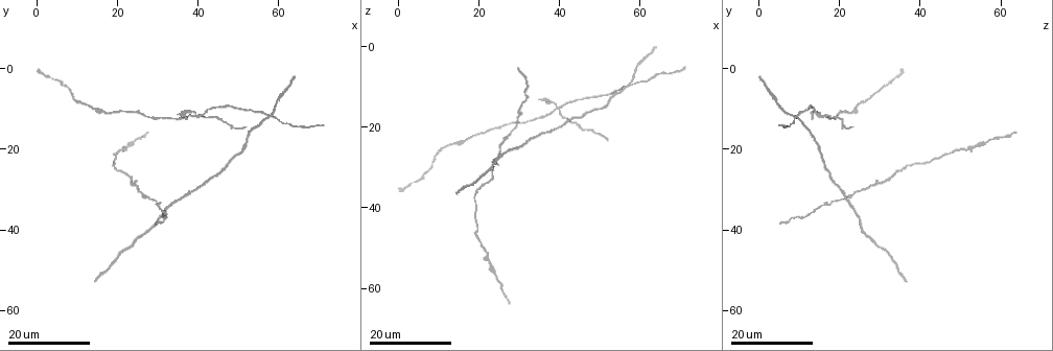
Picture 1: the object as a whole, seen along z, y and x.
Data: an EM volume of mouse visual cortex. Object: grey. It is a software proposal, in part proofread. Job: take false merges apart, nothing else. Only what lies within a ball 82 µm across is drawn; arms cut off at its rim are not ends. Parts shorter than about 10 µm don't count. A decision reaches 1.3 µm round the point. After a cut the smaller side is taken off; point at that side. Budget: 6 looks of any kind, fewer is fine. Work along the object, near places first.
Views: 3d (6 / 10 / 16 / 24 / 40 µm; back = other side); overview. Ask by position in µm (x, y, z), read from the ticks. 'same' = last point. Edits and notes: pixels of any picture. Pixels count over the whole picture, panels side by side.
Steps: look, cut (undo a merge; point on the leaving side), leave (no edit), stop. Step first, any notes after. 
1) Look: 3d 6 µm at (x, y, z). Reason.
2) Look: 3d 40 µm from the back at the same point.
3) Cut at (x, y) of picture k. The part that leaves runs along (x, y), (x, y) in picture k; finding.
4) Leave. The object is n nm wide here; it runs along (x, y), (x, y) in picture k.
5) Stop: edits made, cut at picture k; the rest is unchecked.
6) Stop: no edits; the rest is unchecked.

Look: 3d 16 µm at (58.0, 11.5, 9.0). Four-way junction.

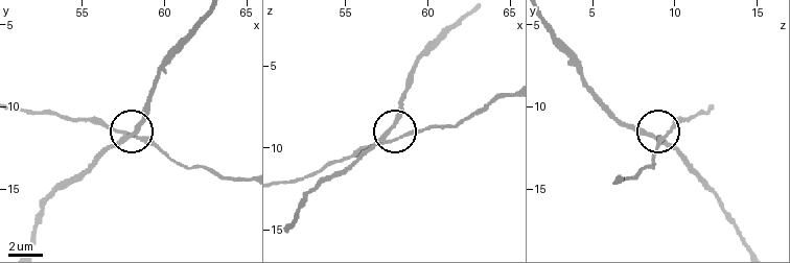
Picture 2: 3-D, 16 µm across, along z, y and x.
Look: 3d 6 µm at (57.5, 12.0, 9.4).

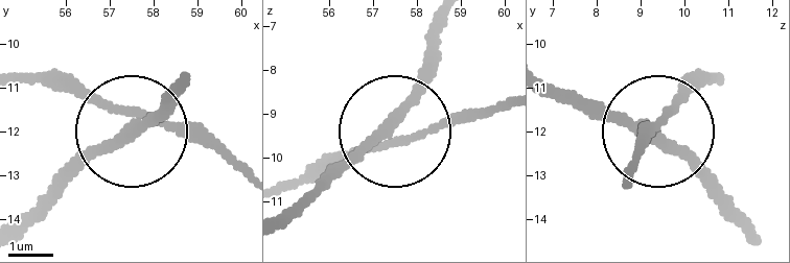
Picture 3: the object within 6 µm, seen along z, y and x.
Leave. 4 arms meet here; one cell here.

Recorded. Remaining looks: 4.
Look: 3d 16 µm at (39.5, 11.5, 16.0). Looks like a crossing.

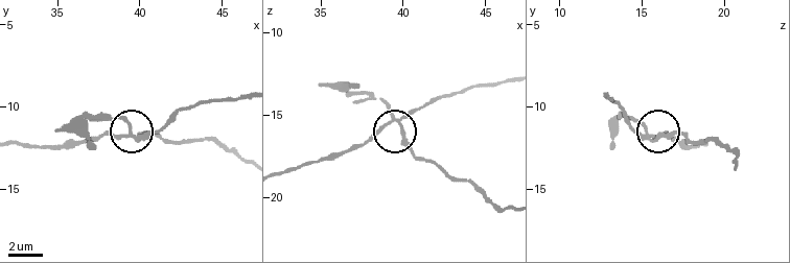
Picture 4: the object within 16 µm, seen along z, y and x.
Look: 3d 10 µm at (40.0, 11.9, 15.8).

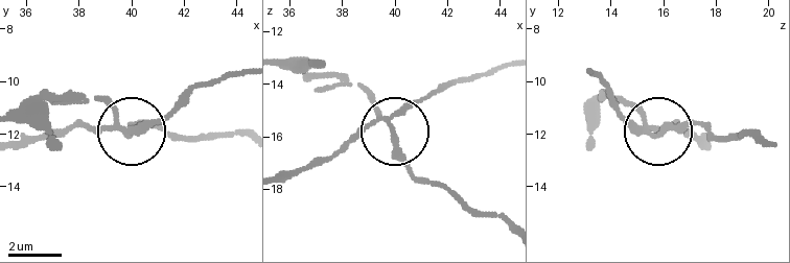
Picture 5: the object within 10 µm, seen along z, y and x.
Cut at (398, 154) of picture 5. The object is 190 nm wide here; the part that leaves runs along (381, 118), (413, 170), (473, 208), (508, 217) in picture 5; a second cell is stuck on.

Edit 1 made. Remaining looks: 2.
Look: 3d 16 µm at (32.5, 34.5, 23.0).

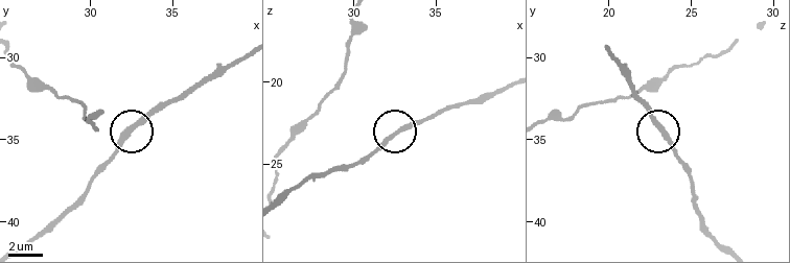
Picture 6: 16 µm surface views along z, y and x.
Look: 3d 10 µm at (32.4, 34.4, 23.3). Closer look.

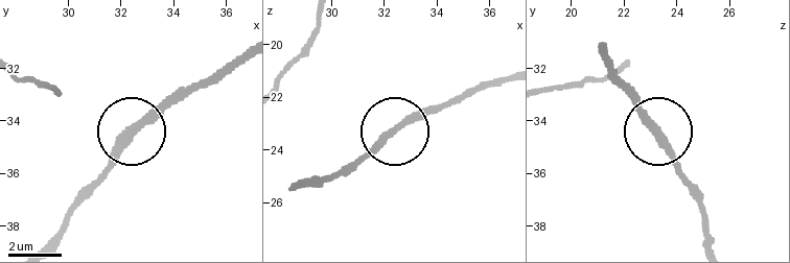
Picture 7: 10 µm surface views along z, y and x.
Leave. Continuous, no second cell.

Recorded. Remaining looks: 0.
Stop: edits made, cut at picture 5; the rest is unchecked.

